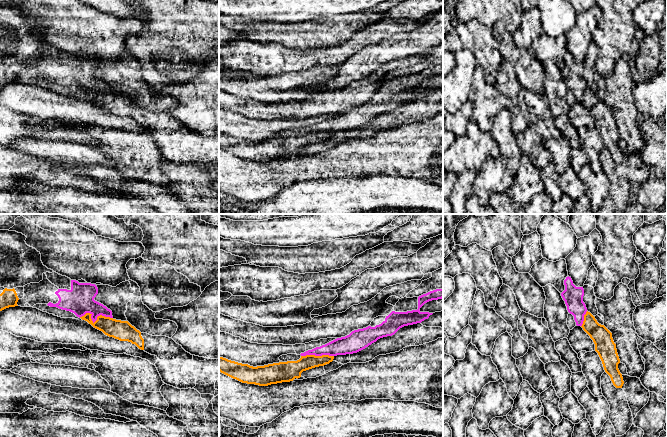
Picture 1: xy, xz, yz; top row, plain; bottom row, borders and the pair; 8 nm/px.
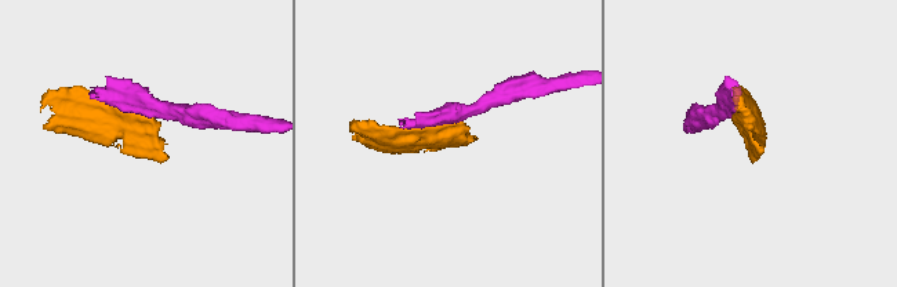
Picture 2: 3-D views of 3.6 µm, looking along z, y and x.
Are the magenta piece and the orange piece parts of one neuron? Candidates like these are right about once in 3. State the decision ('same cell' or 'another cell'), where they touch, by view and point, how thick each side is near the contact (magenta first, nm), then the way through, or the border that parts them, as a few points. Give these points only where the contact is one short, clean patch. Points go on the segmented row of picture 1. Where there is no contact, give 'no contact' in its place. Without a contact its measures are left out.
another cell; contact xy (94, 321); calibres 220 and 160 nm

